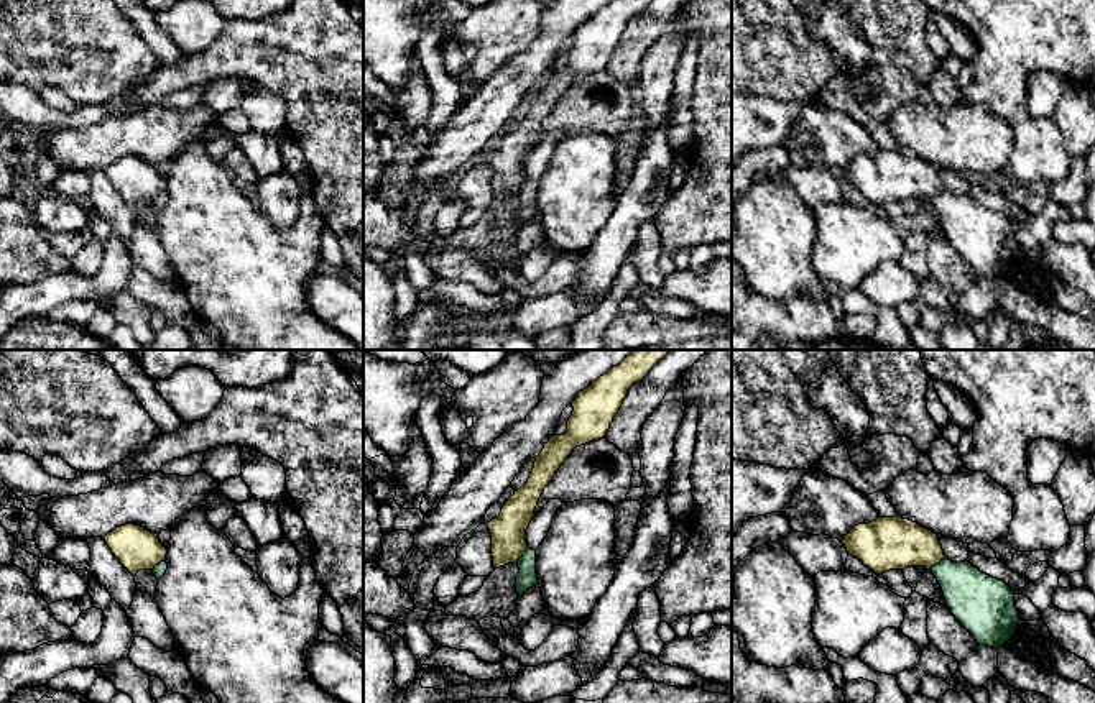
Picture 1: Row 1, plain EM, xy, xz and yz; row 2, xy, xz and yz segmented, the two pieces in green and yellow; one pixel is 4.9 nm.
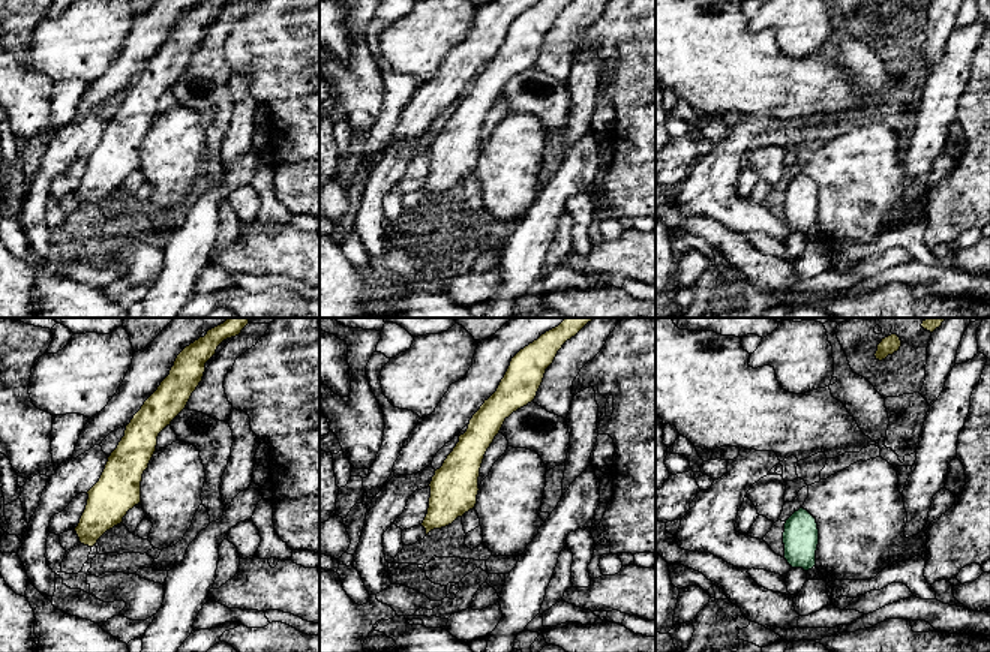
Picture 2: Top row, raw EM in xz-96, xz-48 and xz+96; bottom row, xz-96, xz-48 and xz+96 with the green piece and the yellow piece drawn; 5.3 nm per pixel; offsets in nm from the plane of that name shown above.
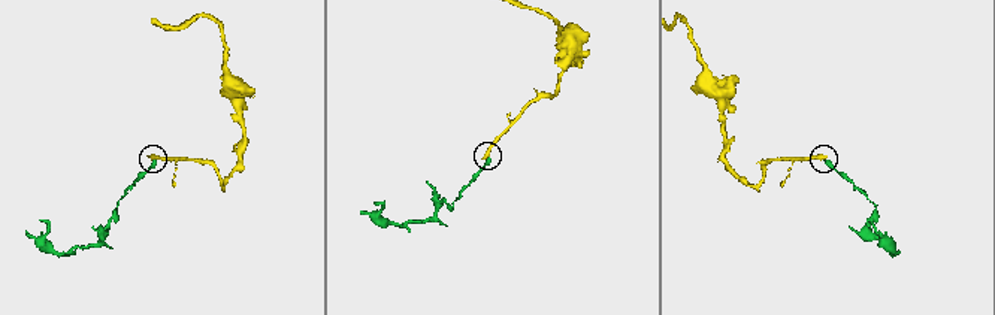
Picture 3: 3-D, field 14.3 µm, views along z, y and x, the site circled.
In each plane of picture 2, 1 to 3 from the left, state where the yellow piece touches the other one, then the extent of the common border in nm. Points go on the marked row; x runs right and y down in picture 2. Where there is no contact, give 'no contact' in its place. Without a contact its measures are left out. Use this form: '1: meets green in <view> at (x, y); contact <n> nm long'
1: no contact
2: no contact
3: no contact

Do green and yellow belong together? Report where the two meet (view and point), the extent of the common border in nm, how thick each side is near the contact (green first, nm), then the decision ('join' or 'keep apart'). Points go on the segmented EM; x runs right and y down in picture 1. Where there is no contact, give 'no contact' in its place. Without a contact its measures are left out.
meets green in xy at (158, 564); contact 90 nm long; 60 nm thick on the green side, 200 nm on the other; keep apart

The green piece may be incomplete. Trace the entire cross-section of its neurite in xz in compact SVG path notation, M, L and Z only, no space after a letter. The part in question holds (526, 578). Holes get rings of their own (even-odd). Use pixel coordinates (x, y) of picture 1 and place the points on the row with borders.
M528 549L516 563L520 568L516 575L516 591L521 596L524 591L539 585L536 573L536 550Z

